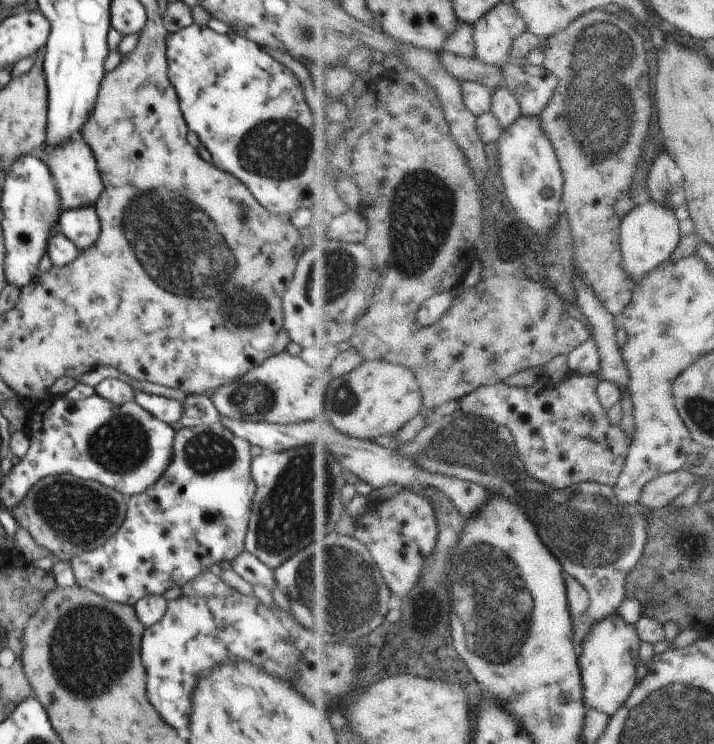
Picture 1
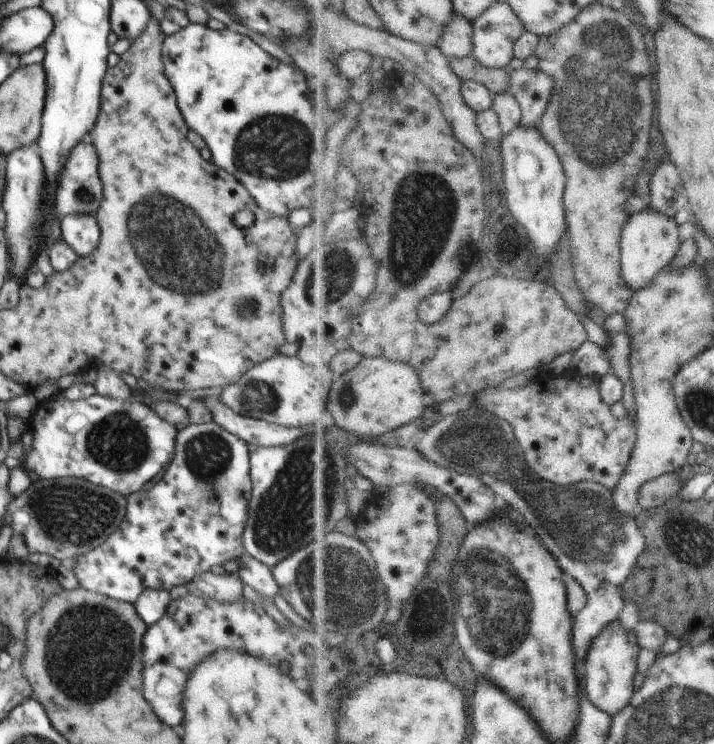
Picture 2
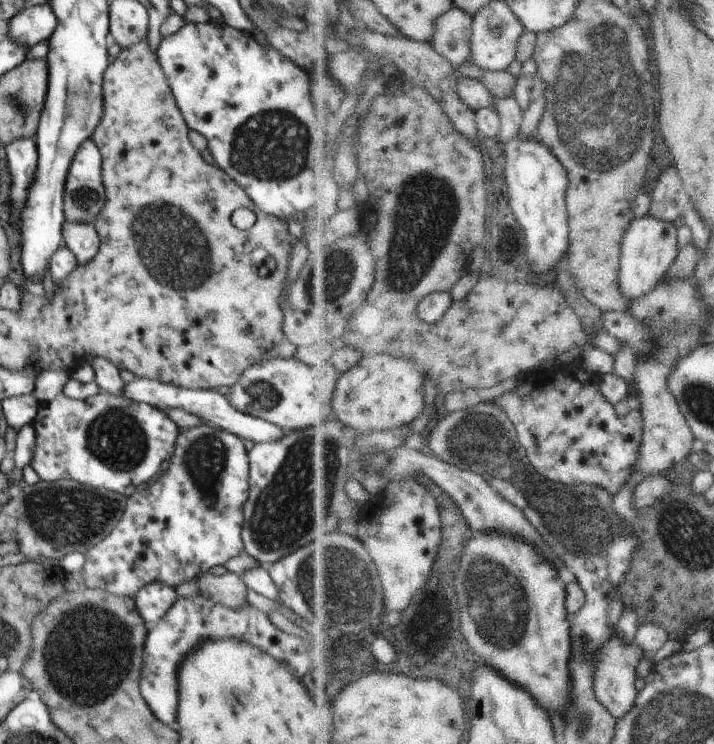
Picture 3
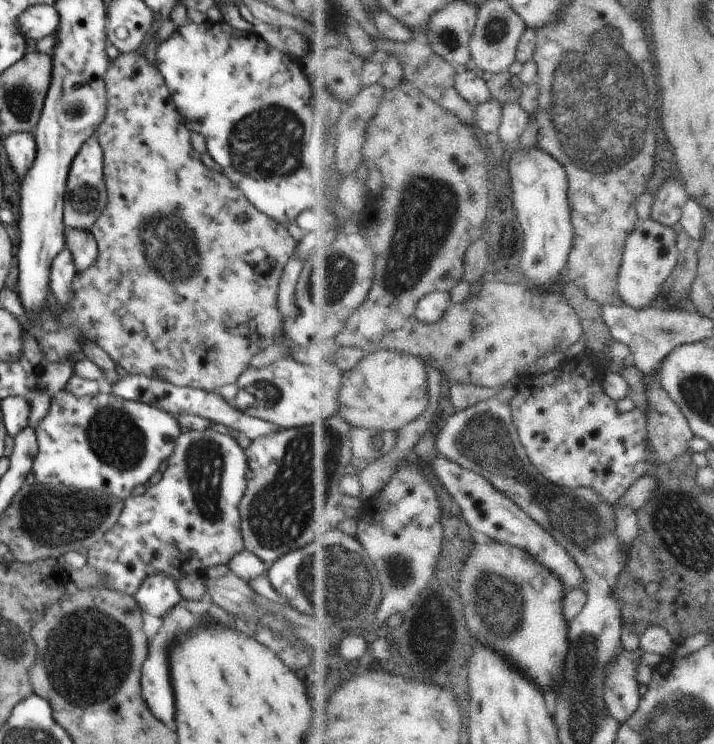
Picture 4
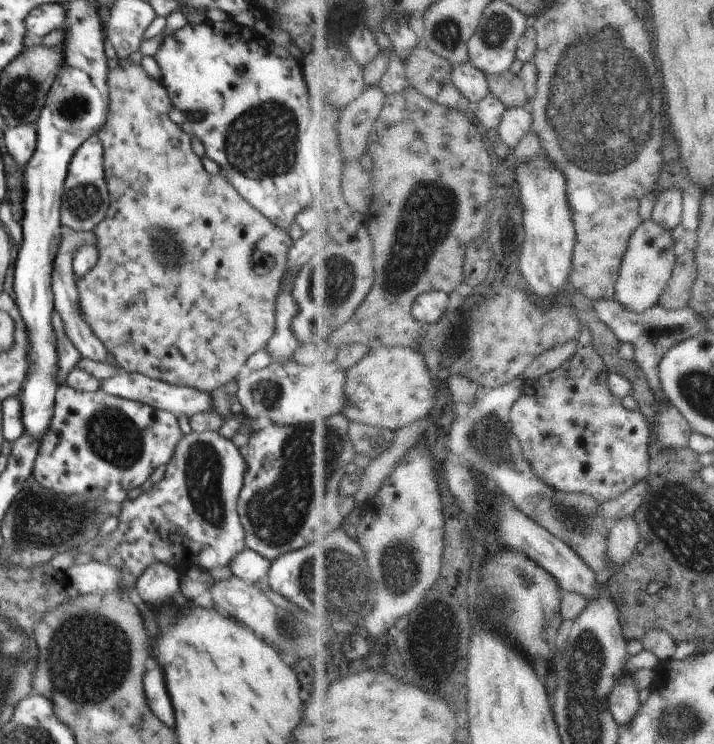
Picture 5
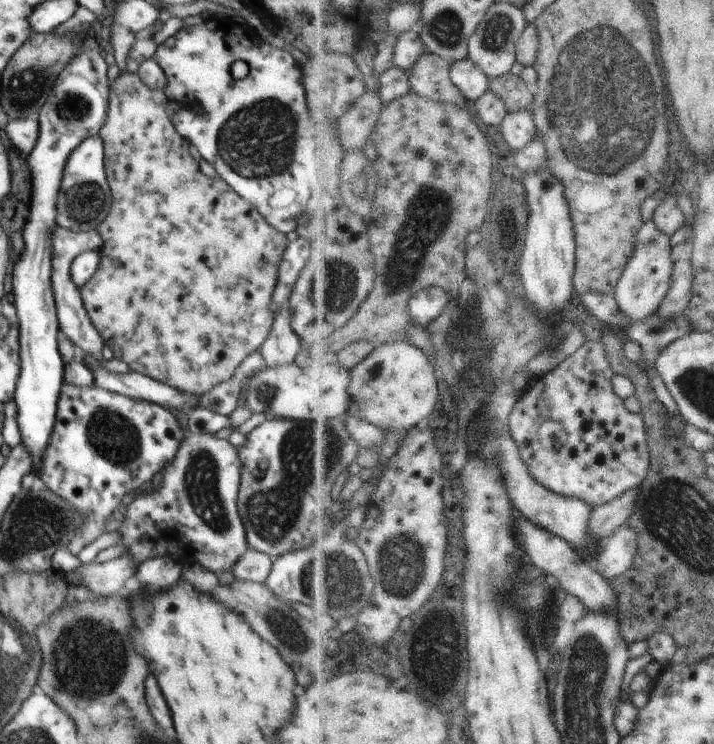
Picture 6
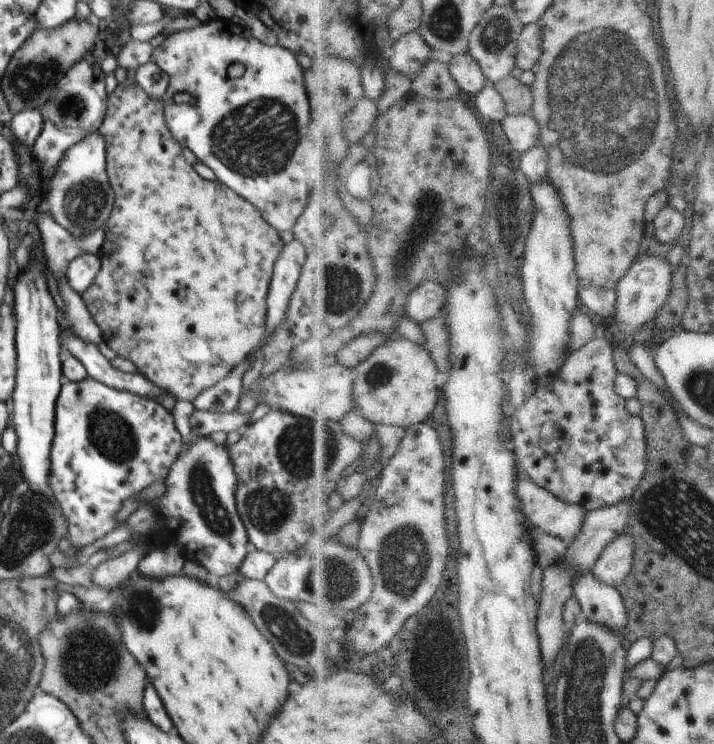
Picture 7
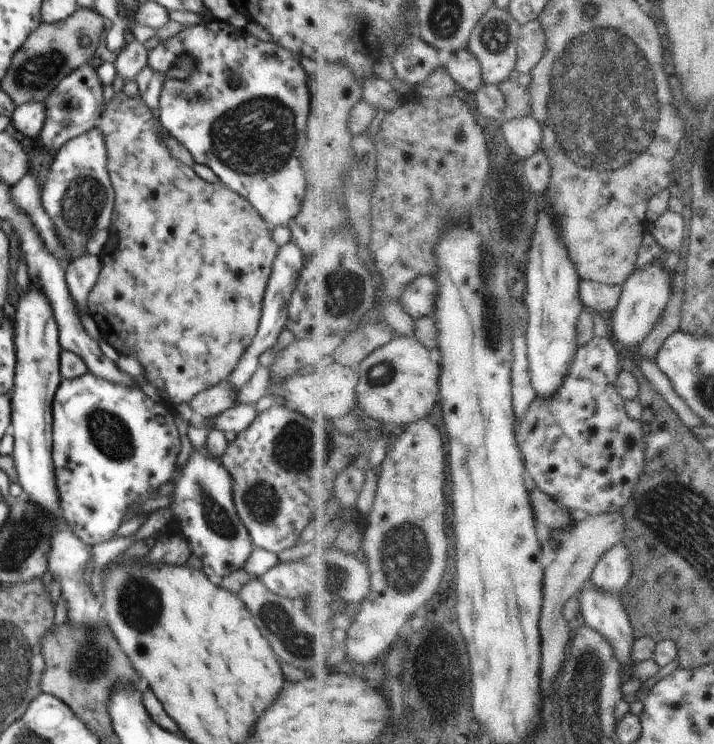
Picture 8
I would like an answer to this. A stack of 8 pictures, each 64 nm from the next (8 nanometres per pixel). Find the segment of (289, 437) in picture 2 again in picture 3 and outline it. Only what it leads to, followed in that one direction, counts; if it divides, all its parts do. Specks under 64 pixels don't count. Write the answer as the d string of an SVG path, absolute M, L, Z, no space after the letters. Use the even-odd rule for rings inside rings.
M136 377L132 382L128 382L128 384L124 386L124 396L130 398L130 400L159 408L161 411L166 410L166 408L180 408L180 410L186 410L186 412L200 417L206 423L214 424L222 428L222 430L231 432L242 440L250 440L250 442L254 442L254 444L280 442L280 438L288 434L288 432L284 432L280 426L276 426L274 423L244 414L243 412L238 412L236 408L230 406L227 396L218 393L216 389L188 390L178 388L177 386L170 386L170 384L164 384L163 382L158 382L158 380L146 380L146 378Z

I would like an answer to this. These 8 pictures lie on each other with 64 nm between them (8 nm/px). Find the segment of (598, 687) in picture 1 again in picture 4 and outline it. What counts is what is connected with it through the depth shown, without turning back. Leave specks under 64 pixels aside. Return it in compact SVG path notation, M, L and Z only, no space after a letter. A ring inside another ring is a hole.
M640 646L638 650L624 650L606 670L608 680L606 680L605 699L611 713L618 718L624 725L638 712L643 696L640 696L640 683L638 678L638 668L640 668L640 660L647 651Z

